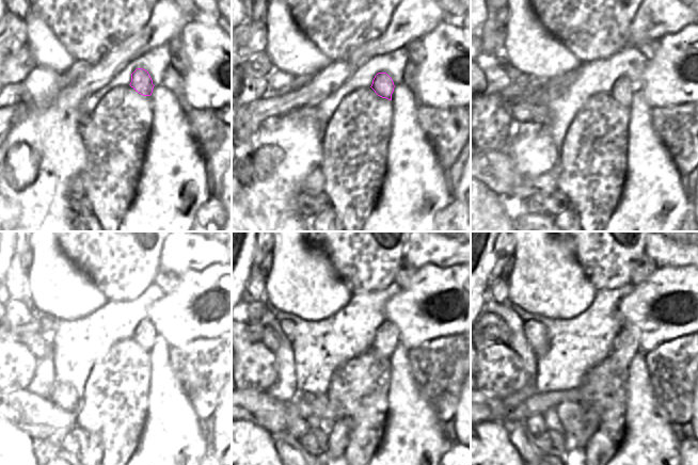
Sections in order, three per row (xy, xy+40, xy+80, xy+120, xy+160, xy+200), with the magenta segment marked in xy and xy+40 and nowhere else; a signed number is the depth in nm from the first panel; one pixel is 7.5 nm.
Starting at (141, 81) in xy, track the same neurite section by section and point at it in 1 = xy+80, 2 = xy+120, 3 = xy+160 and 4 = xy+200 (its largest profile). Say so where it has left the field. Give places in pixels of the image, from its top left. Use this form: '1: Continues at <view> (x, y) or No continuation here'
1: Continues at xy+80 (622, 91)
2: Continues at xy+120 (145, 336)
3: Continues at xy+160 (387, 337)
4: Continues at xy+200 (625, 345)

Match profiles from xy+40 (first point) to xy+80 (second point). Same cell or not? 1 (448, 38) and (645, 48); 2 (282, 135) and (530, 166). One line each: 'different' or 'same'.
1: different
2: same

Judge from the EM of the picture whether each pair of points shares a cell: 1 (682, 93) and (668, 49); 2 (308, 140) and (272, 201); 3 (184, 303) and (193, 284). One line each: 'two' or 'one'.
1: one
2: one
3: one

